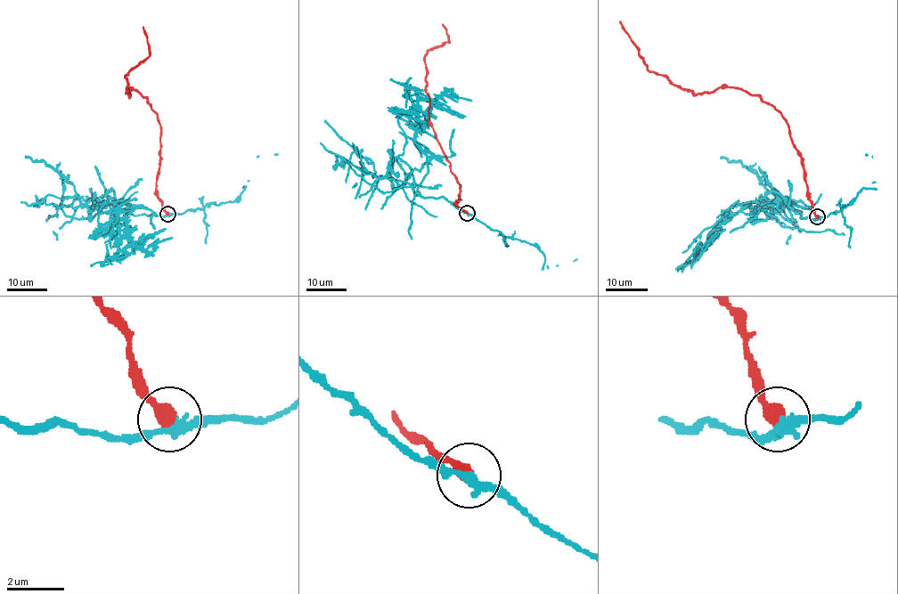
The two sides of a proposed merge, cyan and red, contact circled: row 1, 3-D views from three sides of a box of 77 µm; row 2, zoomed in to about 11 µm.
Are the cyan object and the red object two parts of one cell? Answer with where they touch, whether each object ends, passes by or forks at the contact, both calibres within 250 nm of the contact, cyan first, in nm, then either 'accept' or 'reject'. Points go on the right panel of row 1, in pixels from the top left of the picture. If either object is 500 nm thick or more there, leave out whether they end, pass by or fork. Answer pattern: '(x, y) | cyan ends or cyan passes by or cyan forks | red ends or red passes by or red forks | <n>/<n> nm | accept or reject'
(817, 216) | cyan passes by | red ends | 320/480 nm | reject

